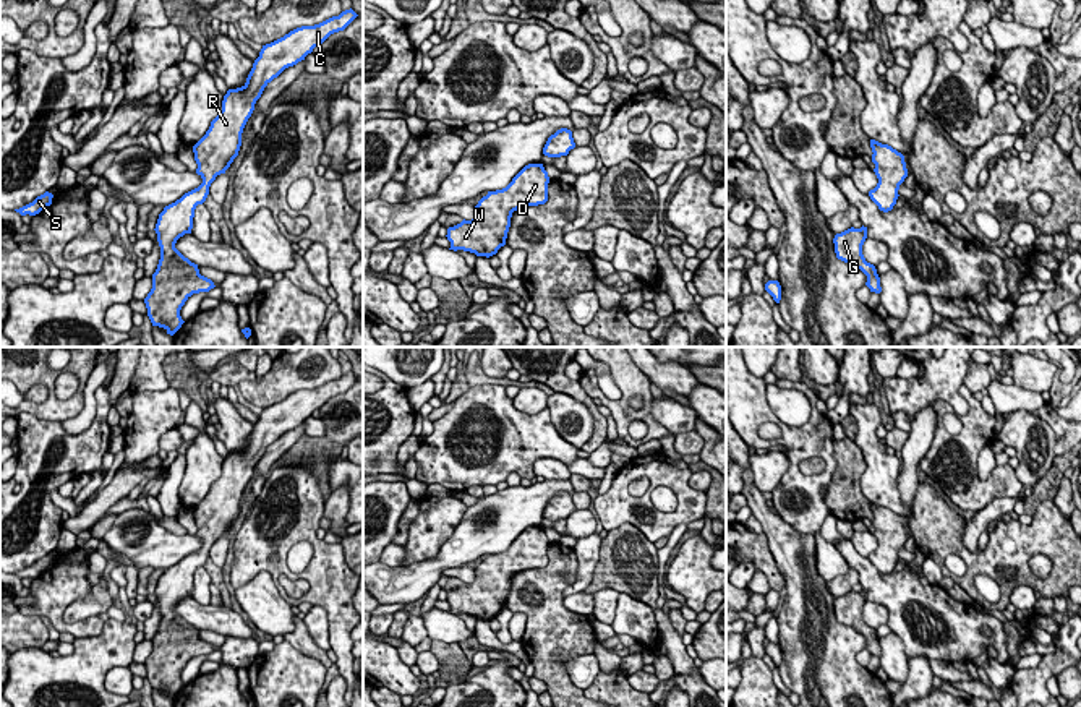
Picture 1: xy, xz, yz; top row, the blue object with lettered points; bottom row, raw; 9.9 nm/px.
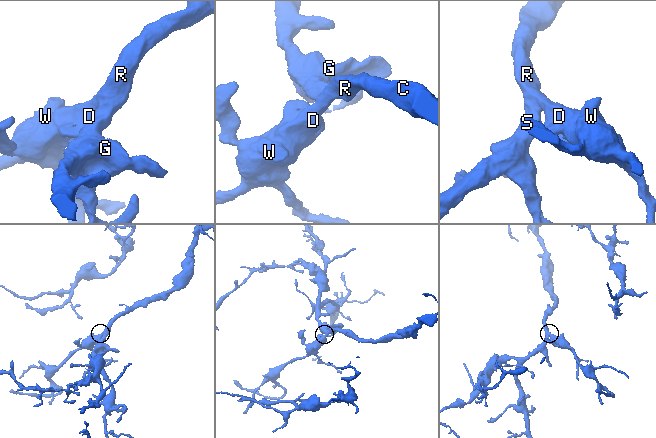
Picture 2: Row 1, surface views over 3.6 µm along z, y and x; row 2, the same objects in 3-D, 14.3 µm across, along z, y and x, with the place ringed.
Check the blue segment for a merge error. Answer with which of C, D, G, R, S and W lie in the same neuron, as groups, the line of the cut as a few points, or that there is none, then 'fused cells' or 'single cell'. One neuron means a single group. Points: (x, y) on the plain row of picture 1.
groups C D G R S W; cut none; single cell

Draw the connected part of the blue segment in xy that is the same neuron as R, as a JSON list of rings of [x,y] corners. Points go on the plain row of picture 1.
[[[350,371],[314,389],[301,389],[284,401],[263,409],[259,420],[241,451],[229,452],[220,477],[211,485],[206,498],[193,509],[196,537],[203,546],[164,571],[156,587],[160,623],[152,637],[152,652],[144,662],[152,689],[173,699],[185,686],[180,673],[199,655],[214,652],[214,645],[199,637],[198,628],[185,621],[175,606],[191,597],[194,572],[209,558],[217,538],[225,537],[241,509],[243,491],[264,451],[285,431],[305,423],[331,397],[344,394],[358,378]]]

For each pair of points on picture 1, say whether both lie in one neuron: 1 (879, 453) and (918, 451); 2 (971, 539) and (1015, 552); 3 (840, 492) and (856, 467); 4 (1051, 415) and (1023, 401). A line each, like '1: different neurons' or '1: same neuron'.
1: different neurons
2: different neurons
3: same neuron
4: different neurons

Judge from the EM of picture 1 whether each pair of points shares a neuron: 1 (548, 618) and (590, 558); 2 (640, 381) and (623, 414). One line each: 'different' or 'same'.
1: different
2: same

